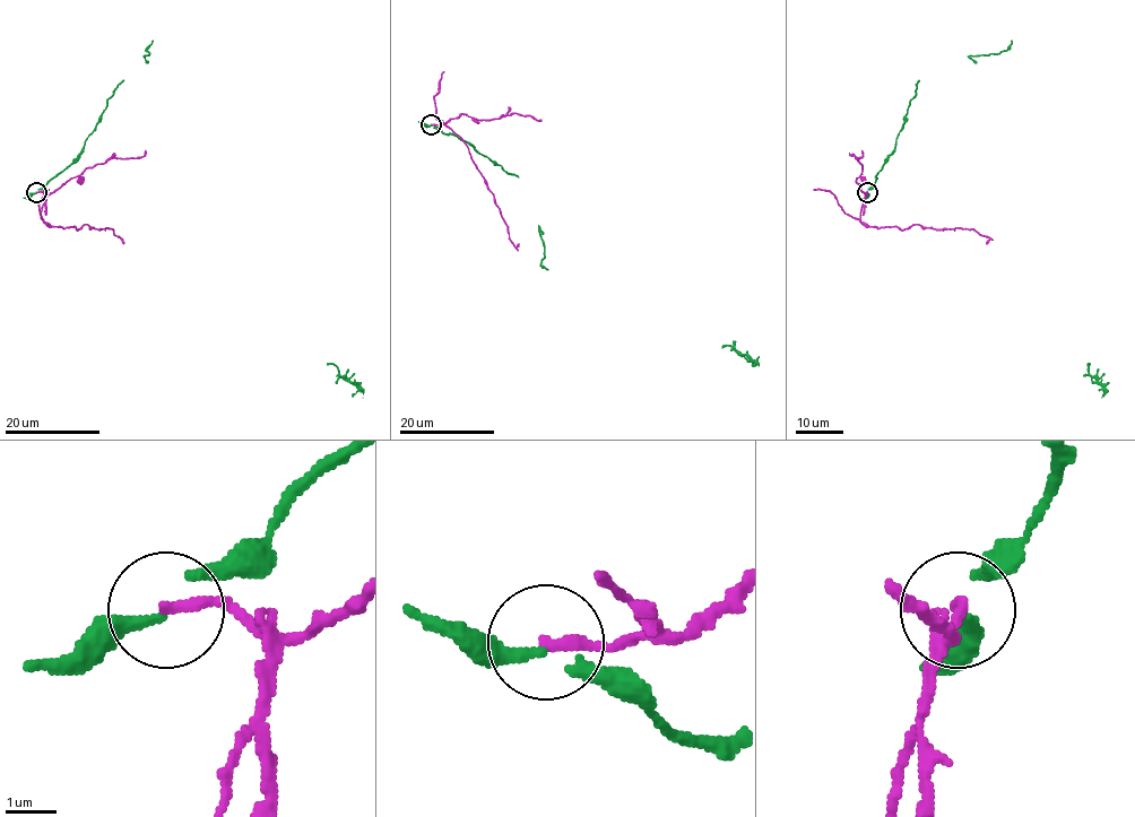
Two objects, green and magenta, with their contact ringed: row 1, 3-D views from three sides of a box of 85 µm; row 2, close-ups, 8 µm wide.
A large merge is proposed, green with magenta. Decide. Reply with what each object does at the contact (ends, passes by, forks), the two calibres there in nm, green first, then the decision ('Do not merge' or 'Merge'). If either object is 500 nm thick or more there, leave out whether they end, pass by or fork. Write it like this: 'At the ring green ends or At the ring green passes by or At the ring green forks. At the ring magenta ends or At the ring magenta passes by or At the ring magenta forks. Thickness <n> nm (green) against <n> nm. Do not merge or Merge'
At the ring green passes by. At the ring magenta ends. Thickness 150 nm (green) against 240 nm. Do not merge

